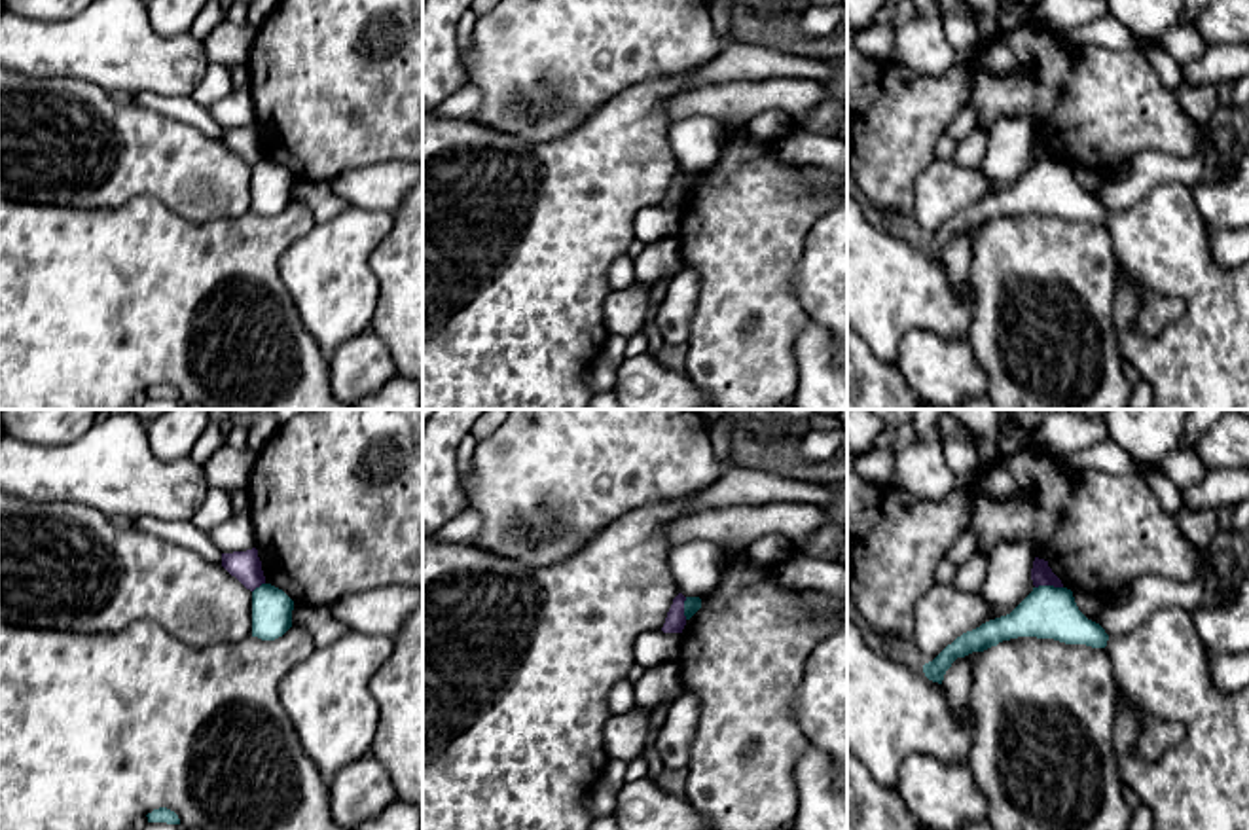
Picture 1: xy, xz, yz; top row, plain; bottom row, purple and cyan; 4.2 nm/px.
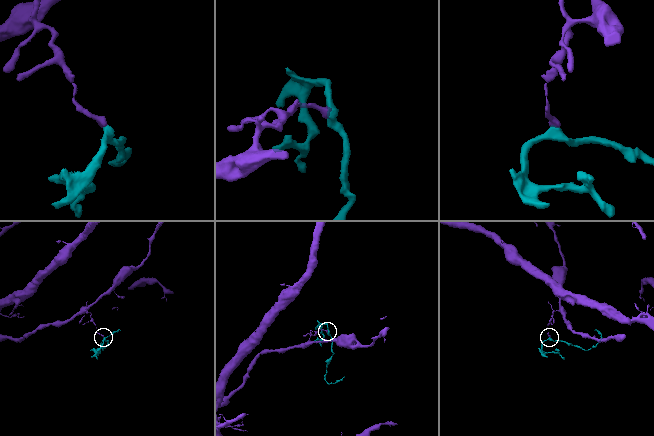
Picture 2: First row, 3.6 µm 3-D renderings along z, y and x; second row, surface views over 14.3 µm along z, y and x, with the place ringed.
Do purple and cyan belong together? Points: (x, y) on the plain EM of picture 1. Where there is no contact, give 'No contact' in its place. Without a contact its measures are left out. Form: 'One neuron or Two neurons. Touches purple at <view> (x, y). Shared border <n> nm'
Two neurons. Touches purple at yz (1049, 160). Shared border 120 nm

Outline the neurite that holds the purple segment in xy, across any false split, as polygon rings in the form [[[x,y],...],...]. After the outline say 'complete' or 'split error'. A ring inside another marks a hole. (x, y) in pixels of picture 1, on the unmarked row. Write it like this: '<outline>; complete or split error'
[[[256,123],[246,127],[222,129],[222,142],[250,167],[265,159]]]; complete

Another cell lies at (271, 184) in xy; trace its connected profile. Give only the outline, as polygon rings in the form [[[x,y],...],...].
[[[262,159],[252,167],[252,212],[275,216],[292,203],[294,176],[279,163]]]

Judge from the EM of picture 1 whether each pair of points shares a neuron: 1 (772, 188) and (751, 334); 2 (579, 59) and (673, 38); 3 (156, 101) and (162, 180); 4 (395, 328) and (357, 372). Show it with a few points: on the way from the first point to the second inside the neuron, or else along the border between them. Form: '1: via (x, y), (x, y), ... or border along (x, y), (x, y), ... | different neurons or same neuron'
1: via (751, 224), (751, 298) | same neuron
2: via (601, 38), (651, 38) | same neuron
3: border along (135, 101), (196, 129) | different neurons
4: border along (370, 326), (389, 351), (398, 374) | different neurons

